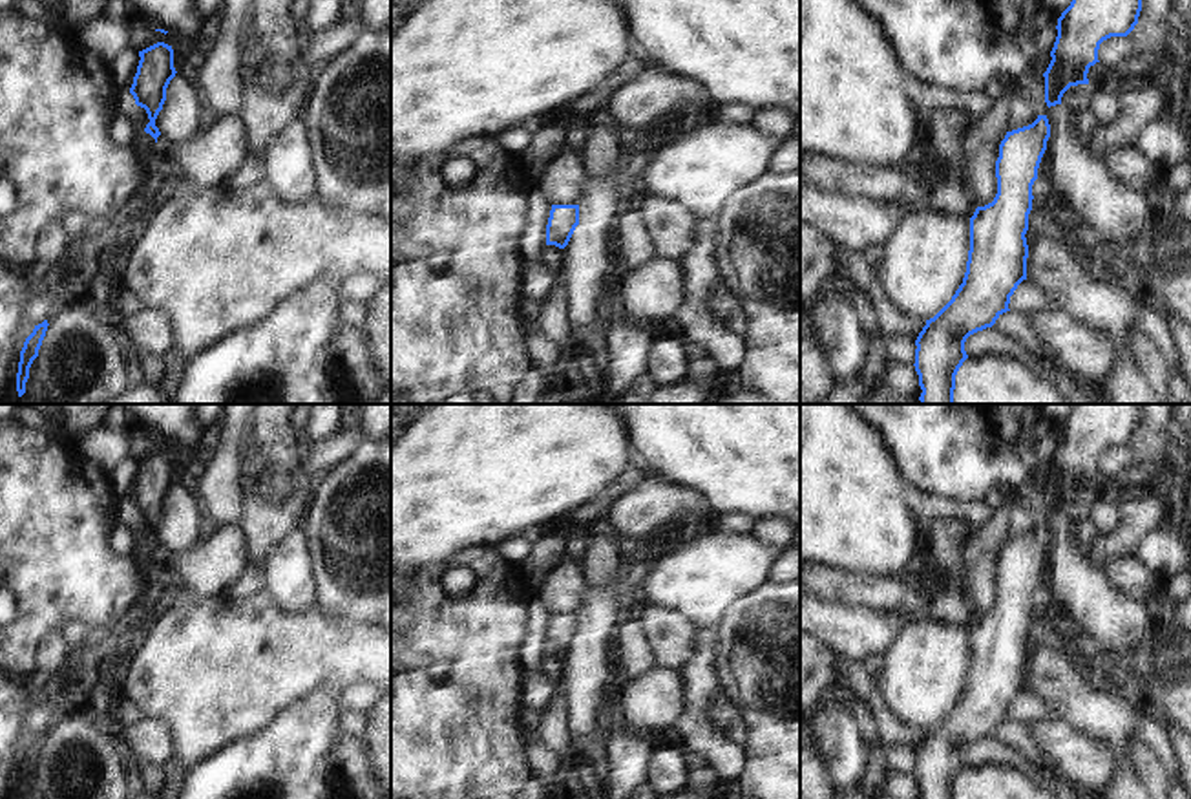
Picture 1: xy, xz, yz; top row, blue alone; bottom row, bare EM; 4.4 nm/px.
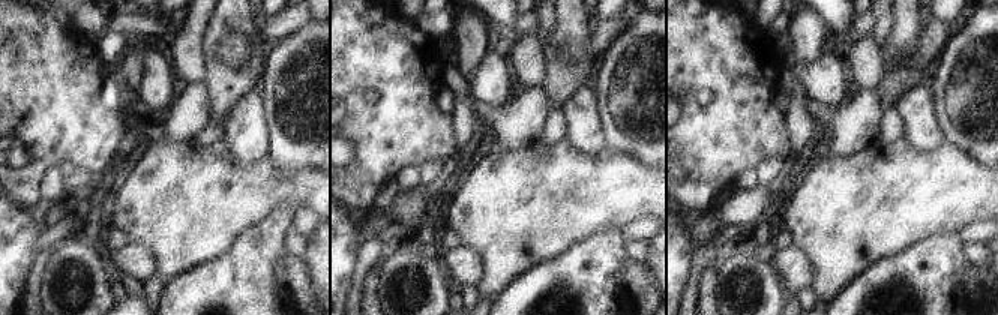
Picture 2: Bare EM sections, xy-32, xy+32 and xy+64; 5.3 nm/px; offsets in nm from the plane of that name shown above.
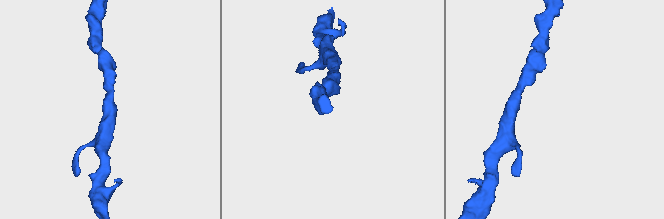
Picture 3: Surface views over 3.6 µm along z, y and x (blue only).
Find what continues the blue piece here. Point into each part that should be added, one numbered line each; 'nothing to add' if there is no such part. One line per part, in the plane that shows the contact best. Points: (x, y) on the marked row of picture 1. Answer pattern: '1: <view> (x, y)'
nothing to add

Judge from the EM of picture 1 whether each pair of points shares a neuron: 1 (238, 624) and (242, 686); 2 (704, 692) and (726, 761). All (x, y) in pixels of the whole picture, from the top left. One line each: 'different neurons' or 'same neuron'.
1: same neuron
2: same neuron

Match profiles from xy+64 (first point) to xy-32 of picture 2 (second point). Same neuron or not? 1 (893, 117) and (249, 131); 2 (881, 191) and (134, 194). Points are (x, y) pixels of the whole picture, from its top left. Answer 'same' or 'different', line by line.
1: different
2: same

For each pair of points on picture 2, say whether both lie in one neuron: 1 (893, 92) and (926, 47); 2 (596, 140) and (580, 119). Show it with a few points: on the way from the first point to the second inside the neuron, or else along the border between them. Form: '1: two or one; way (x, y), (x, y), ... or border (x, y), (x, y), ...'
1: one; way (901, 81), (925, 57)
2: one; way (592, 135), (584, 123)

